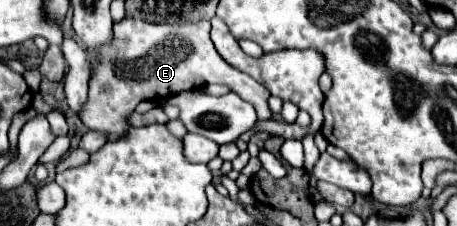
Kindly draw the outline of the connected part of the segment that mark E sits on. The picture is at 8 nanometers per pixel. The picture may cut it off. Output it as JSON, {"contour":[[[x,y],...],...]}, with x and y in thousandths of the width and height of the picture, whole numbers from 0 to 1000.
{"contour":[[[276,75],[249,111],[249,199],[241,199],[241,217],[223,235],[214,288],[206,288],[206,341],[197,350],[197,412],[188,482],[175,500],[175,535],[197,580],[228,588],[236,624],[258,624],[289,571],[280,518],[306,447],[442,394],[460,367],[499,376],[516,420],[556,465],[565,527],[595,518],[586,473],[591,403],[547,332],[486,270],[460,181],[460,93],[341,111]]]}

